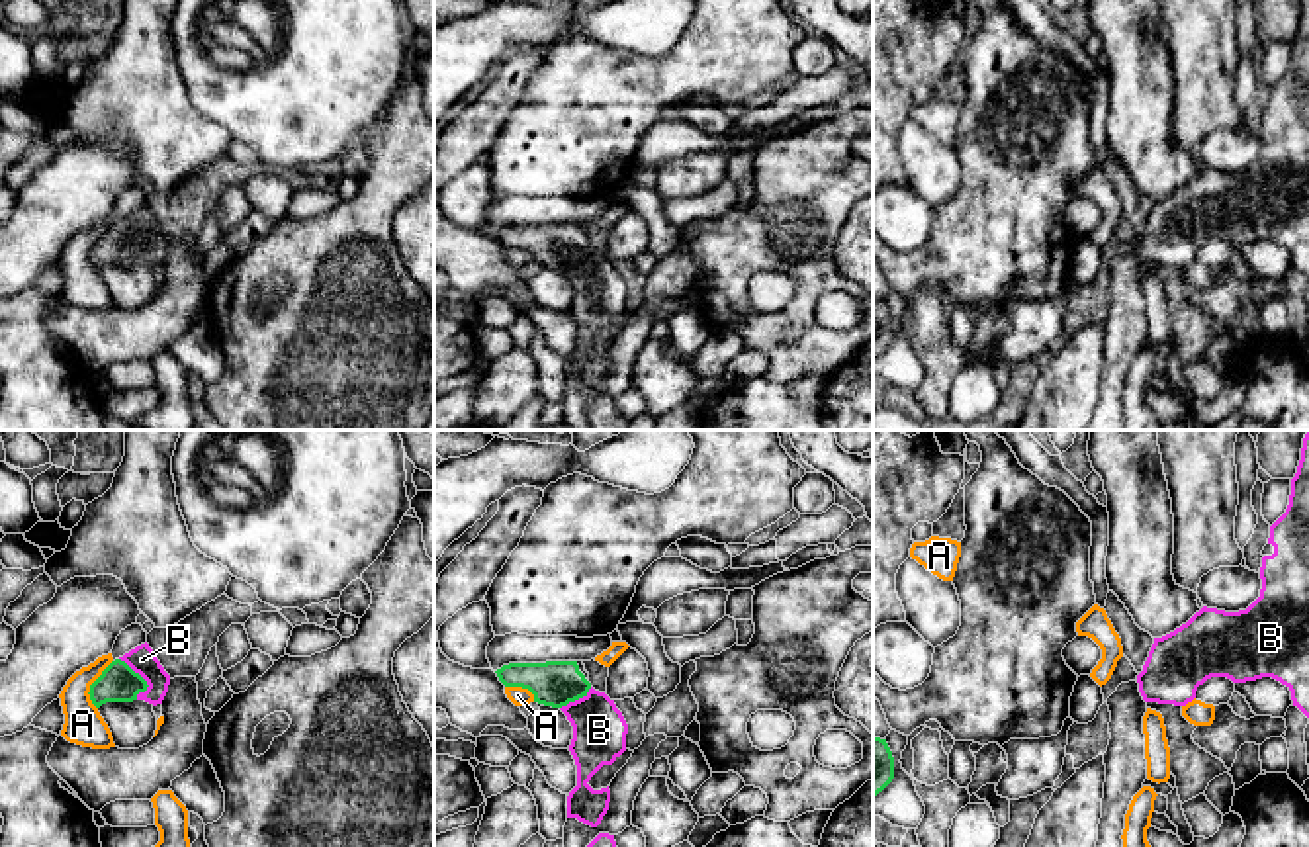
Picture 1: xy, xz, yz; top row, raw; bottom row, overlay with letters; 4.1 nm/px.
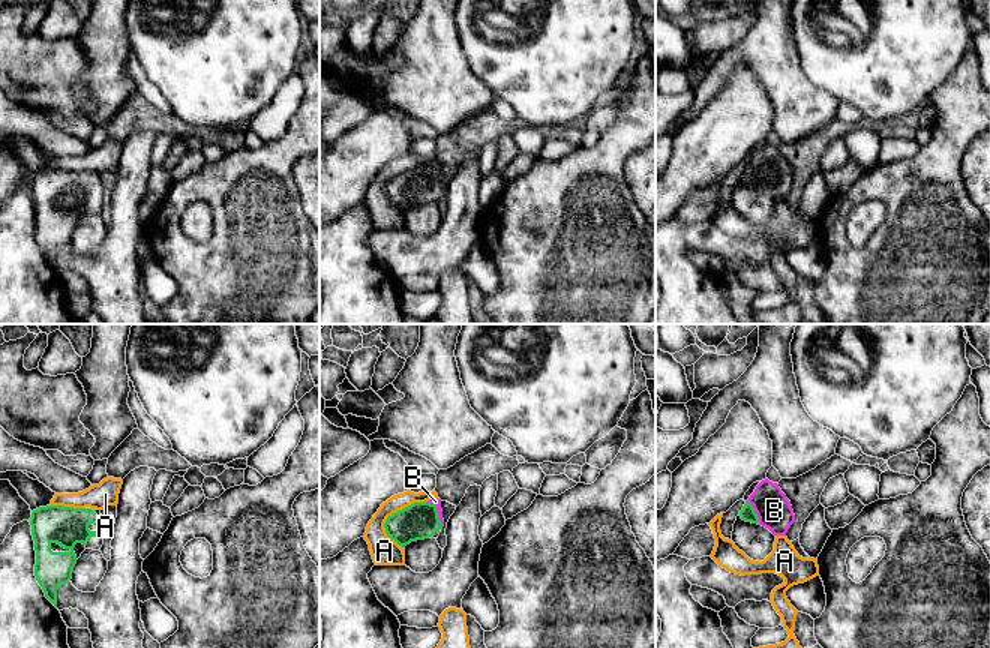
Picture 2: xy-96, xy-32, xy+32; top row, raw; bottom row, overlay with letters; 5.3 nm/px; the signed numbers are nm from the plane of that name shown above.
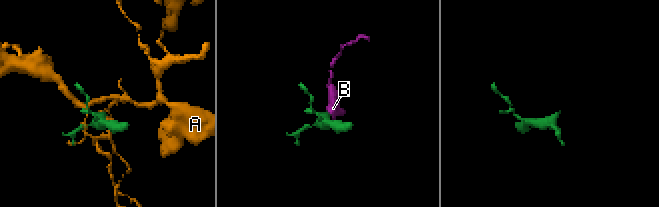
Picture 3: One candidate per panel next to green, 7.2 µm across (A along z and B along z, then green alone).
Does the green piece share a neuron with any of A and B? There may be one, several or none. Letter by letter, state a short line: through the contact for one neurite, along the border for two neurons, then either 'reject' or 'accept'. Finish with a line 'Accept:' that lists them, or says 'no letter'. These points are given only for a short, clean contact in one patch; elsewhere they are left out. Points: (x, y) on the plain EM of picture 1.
A: reject
B: xy (118, 245), (143, 241), (141, 222) | accept
Accept: B

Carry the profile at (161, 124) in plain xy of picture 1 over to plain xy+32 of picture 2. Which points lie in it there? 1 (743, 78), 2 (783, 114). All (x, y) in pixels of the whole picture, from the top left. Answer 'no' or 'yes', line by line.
1: no
2: yes

